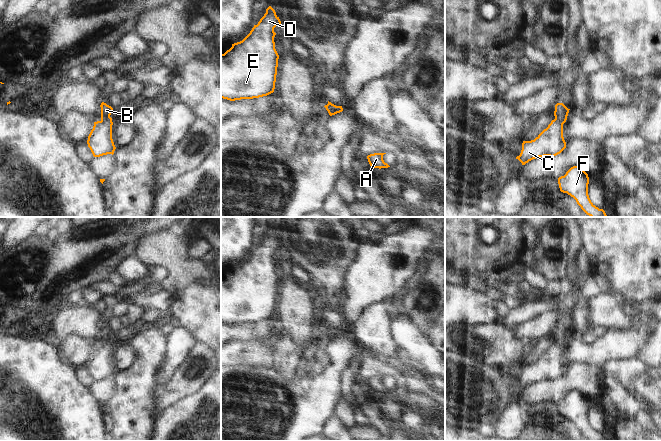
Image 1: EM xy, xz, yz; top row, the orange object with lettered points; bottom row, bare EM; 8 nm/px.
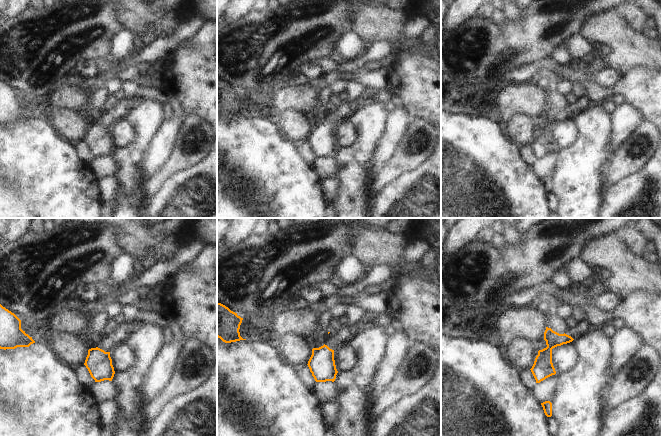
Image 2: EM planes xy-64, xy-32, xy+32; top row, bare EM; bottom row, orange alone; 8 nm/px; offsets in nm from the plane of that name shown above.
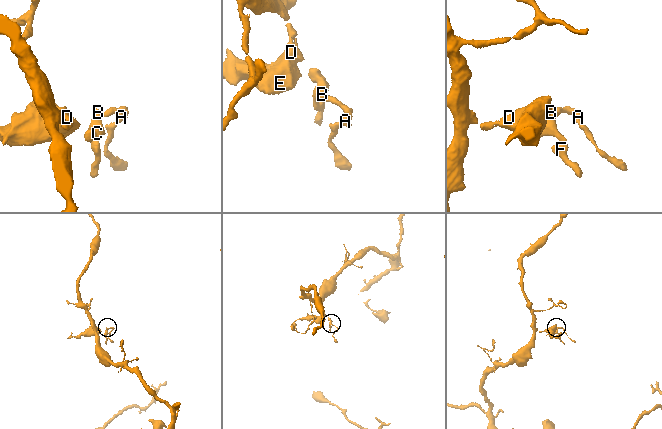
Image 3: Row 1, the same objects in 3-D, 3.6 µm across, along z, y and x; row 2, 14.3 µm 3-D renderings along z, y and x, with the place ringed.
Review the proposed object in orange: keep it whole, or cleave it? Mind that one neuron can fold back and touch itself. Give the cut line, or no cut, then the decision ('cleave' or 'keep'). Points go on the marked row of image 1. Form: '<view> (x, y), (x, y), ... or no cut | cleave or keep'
no cut | keep

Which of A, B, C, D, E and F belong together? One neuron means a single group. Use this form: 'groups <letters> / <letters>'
groups A B C D E F

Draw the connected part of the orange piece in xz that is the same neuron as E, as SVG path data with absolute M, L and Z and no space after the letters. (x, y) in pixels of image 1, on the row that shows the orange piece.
M269 6L250 33L221 54L221 98L230 101L253 99L274 92L279 55L275 49L274 28L282 25L275 10Z

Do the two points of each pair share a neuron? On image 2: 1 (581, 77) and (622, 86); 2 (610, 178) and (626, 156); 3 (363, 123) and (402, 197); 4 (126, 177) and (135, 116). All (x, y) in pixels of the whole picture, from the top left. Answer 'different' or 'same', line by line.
1: different
2: same
3: different
4: same

